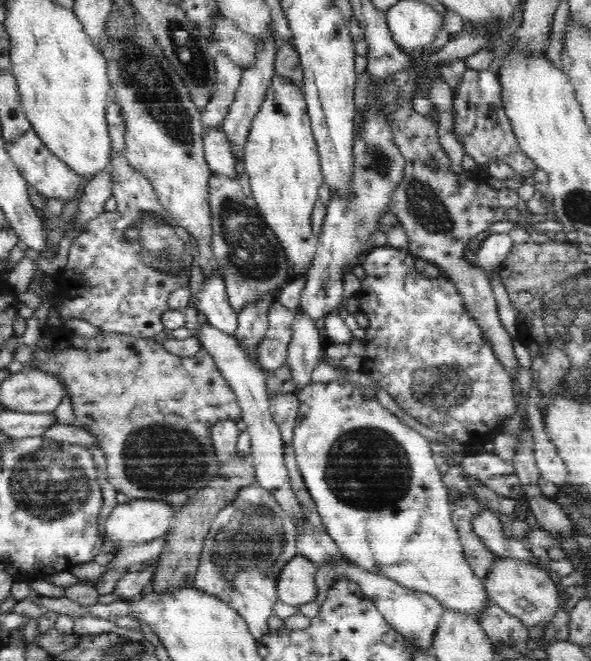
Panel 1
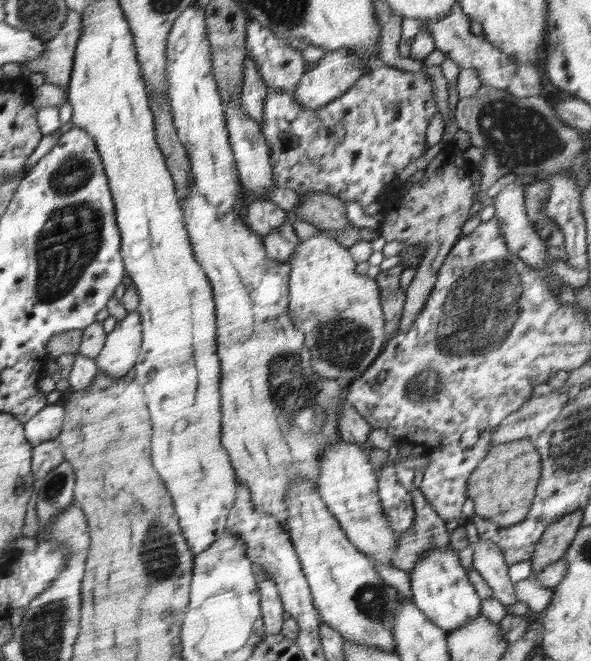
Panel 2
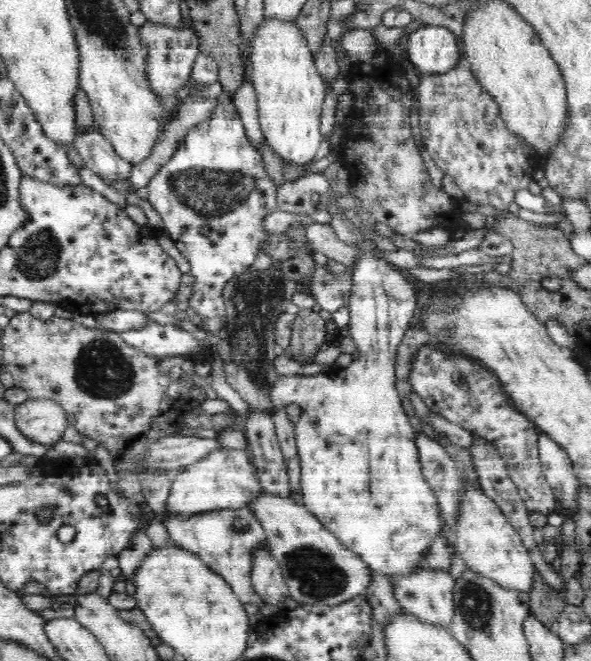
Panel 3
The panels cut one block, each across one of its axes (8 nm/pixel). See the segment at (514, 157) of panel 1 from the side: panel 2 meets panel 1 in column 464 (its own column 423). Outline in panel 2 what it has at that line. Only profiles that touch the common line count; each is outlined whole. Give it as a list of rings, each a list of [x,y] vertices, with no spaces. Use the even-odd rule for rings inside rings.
[[[383,64],[365,74],[344,95],[319,109],[306,110],[299,106],[294,91],[284,92],[283,88],[268,88],[264,104],[261,133],[270,150],[275,184],[299,195],[324,192],[345,203],[353,200],[359,202],[362,209],[370,206],[380,190],[393,181],[394,172],[406,168],[412,158],[416,160],[422,156],[426,130],[437,112],[434,87],[424,71],[413,73]]]

